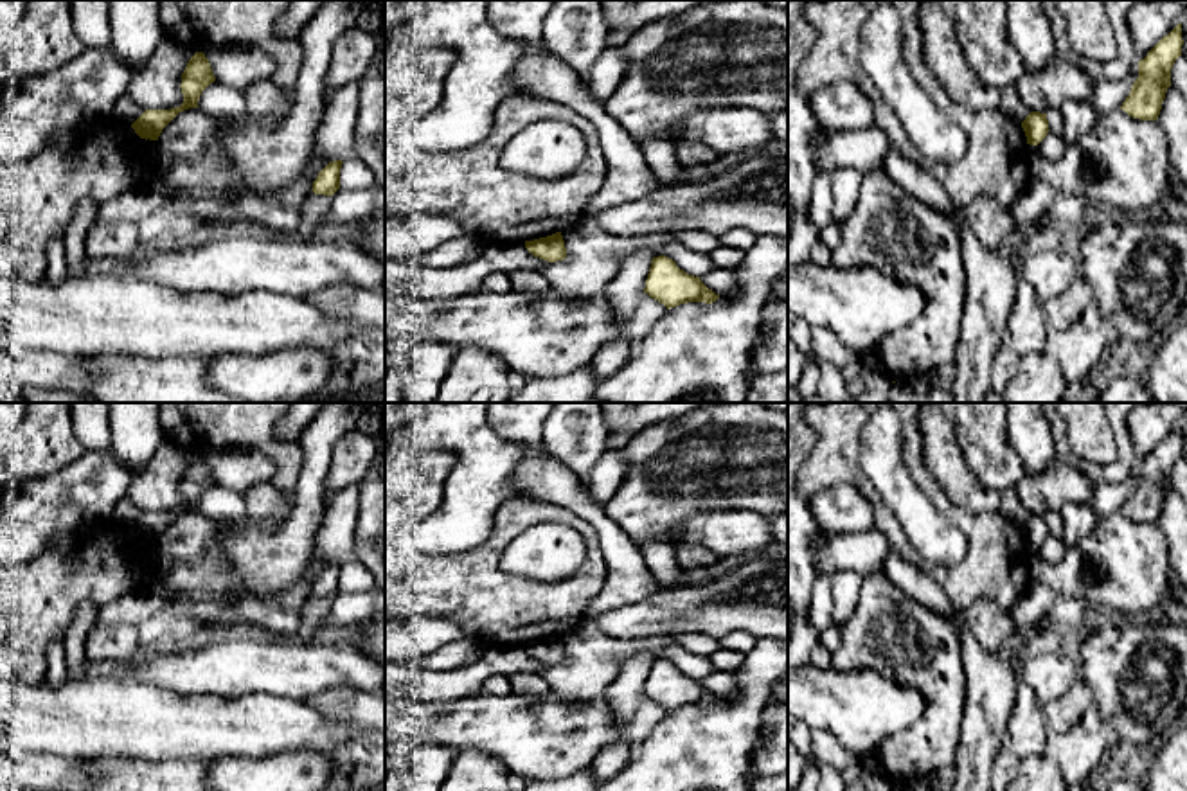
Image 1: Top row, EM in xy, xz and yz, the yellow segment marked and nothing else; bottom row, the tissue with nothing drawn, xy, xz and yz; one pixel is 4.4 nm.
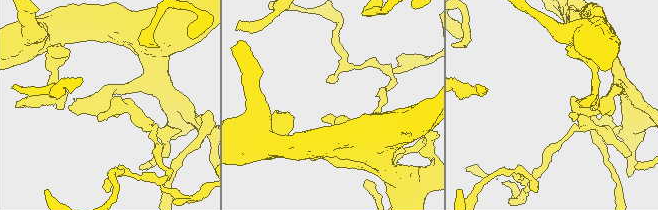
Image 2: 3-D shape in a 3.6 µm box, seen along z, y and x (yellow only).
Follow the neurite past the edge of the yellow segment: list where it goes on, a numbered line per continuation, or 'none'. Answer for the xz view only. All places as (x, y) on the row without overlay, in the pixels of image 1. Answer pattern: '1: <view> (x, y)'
none

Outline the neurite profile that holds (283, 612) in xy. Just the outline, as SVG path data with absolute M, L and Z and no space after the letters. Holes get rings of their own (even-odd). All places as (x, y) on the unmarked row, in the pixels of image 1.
M308 563L304 573L284 590L266 599L259 599L248 590L234 600L228 613L234 620L250 622L291 640L299 640L302 638L302 608L311 591L313 582L309 581Z

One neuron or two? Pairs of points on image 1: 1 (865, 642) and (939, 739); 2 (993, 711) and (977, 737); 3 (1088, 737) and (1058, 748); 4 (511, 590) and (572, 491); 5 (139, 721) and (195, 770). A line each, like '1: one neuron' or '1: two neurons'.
1: one neuron
2: one neuron
3: one neuron
4: two neurons
5: two neurons

